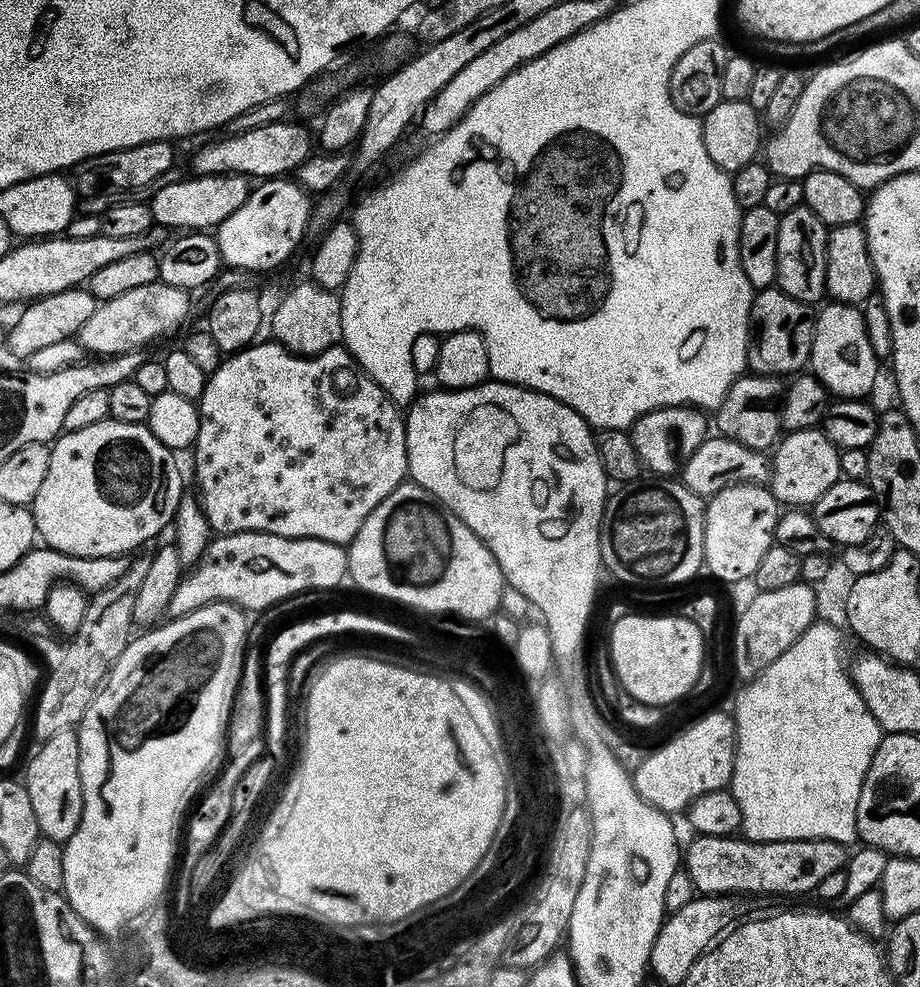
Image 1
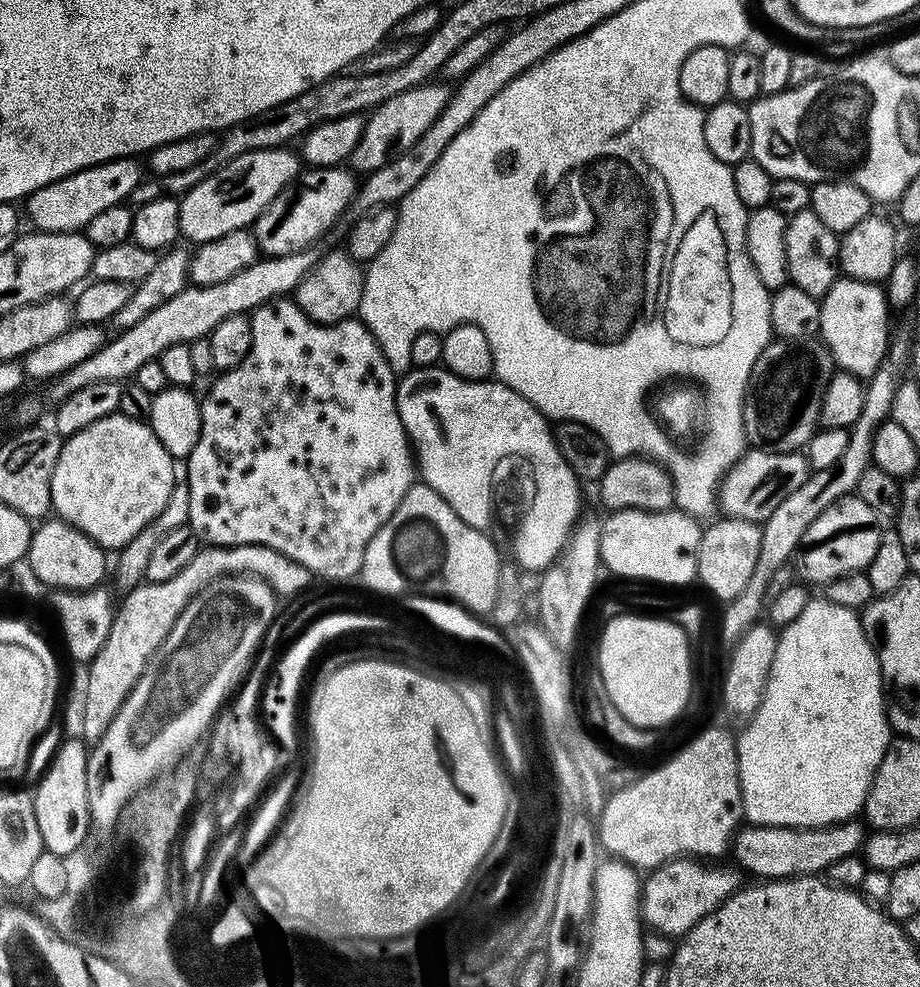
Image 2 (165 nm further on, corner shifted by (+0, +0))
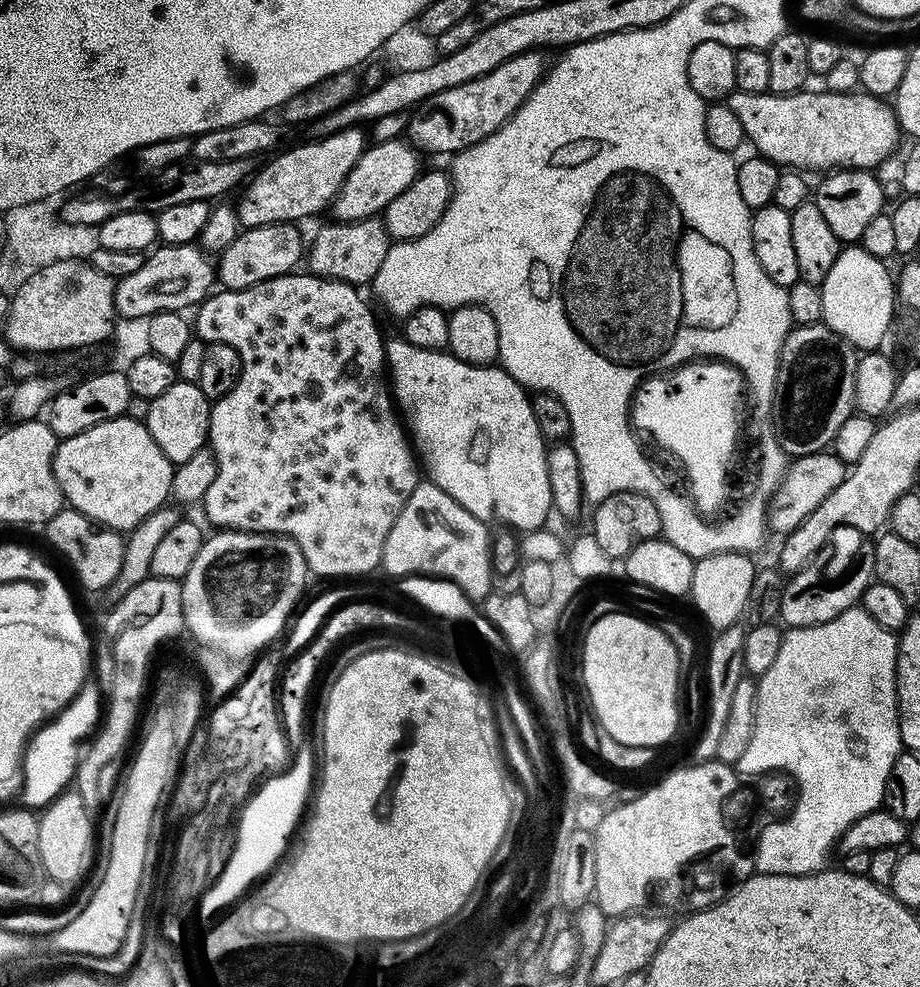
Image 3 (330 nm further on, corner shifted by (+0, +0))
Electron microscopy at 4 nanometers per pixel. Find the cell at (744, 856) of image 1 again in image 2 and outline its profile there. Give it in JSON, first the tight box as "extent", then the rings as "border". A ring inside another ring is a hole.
{"extent":[640,858,742,936],"border":[[[677,858],[651,869],[647,873],[648,881],[647,878],[643,881],[640,894],[643,923],[652,932],[661,932],[663,936],[687,936],[695,924],[723,906],[742,887],[741,873],[735,867],[719,868],[716,864],[719,863],[705,862],[700,858]]]}

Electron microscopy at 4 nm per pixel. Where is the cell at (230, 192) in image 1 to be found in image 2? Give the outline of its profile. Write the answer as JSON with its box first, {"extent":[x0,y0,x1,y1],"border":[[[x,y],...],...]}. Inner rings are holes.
{"extent":[179,147,302,245],"border":[[[287,147],[270,150],[250,150],[250,154],[242,154],[234,158],[234,162],[226,162],[210,178],[202,178],[194,190],[179,197],[180,236],[192,240],[193,245],[205,244],[214,238],[222,238],[222,234],[230,234],[234,230],[251,229],[252,223],[278,198],[278,194],[302,171],[302,160],[299,155]]]}

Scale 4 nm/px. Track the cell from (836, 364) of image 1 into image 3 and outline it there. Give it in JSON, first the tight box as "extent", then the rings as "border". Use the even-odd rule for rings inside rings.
{"extent":[820,244,896,352],"border":[[[850,244],[841,249],[820,285],[823,323],[864,352],[882,346],[896,308],[896,282],[886,267],[864,248]]]}

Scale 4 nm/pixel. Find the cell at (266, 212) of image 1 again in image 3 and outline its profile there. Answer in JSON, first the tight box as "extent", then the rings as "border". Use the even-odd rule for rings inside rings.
{"extent":[330,138,410,224],"border":[[[404,138],[365,147],[362,158],[354,162],[354,170],[346,174],[346,182],[342,182],[338,194],[331,202],[330,212],[336,215],[333,217],[342,224],[379,217],[384,208],[390,206],[390,202],[394,202],[394,198],[398,198],[398,194],[402,194],[410,183],[408,152],[410,153],[410,144]]]}

